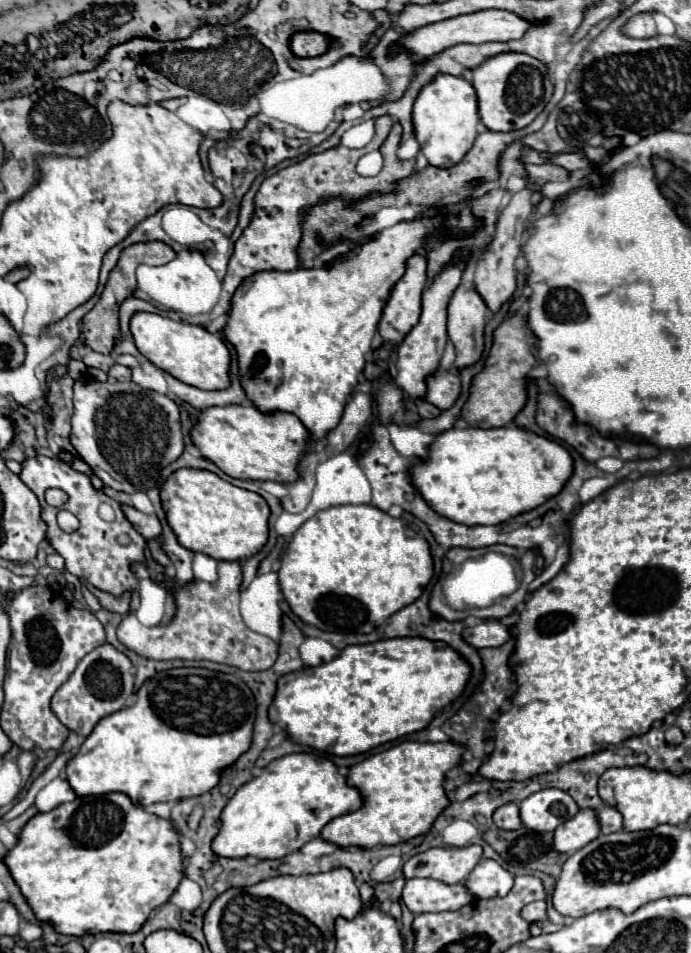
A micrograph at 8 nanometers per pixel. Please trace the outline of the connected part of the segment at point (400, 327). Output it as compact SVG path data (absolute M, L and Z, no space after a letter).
M415 253L407 259L405 275L393 285L391 297L383 307L379 333L383 343L401 343L419 321L421 293L427 285L427 257Z

